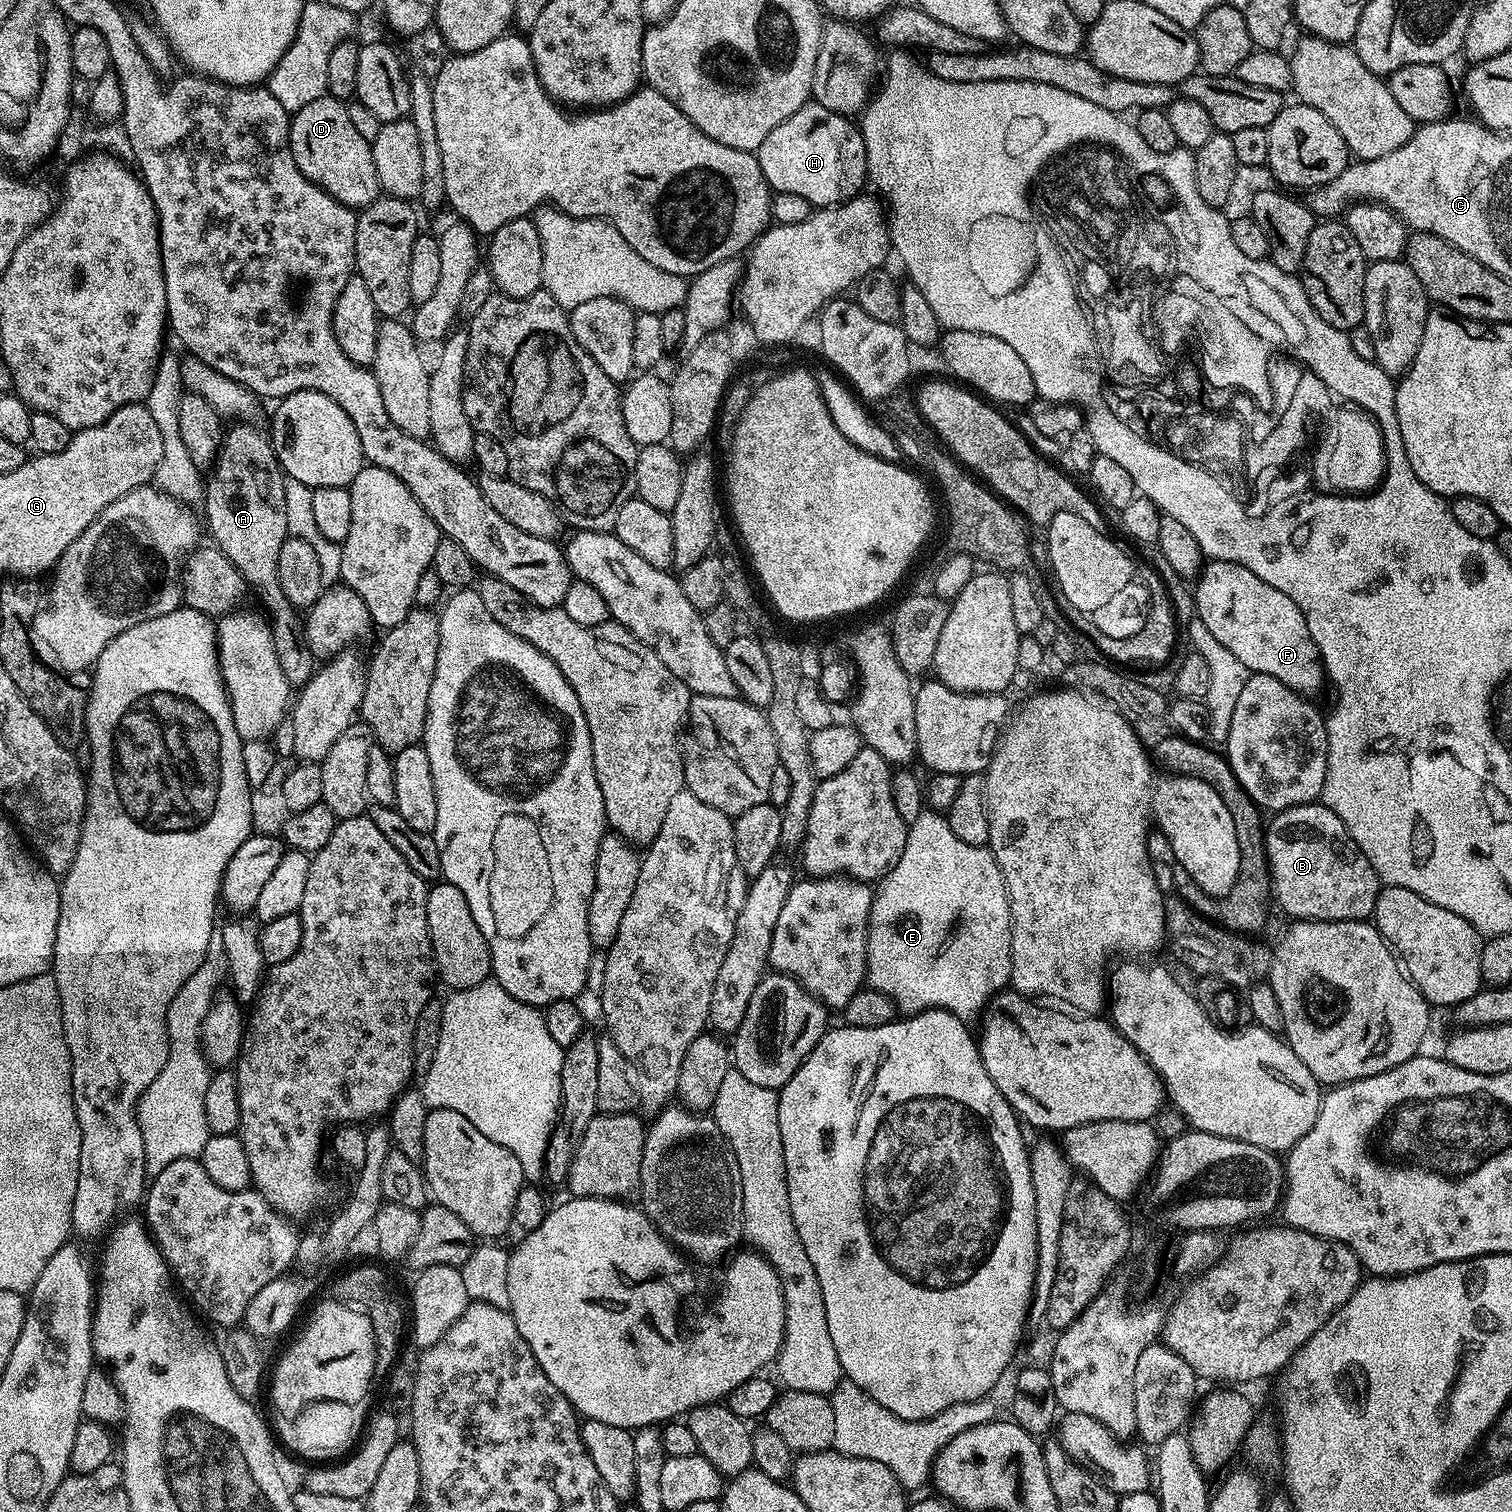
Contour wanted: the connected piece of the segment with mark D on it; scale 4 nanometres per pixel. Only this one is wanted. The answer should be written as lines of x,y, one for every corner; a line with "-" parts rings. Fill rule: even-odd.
325,95
307,103
291,117
288,141
298,170
348,208
363,210
381,195
371,143
350,123
345,101

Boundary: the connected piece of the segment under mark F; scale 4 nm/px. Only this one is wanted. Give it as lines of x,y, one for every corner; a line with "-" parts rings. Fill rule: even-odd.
1208,560
1200,569
1199,576
1194,581
1194,595
1196,597
1196,616
1206,622
1206,630
1230,650
1230,654
1235,654
1242,666
1248,668
1249,673
1258,676
1269,676
1278,678
1290,690
1300,693
1309,698
1315,697
1315,692
1320,692
1326,688
1326,673
1324,664
1320,660
1320,651
1310,638
1310,629
1306,626
1306,618
1302,610
1282,590
1274,590
1270,582
1262,582
1254,570
1246,570
1246,566
1238,566
1238,562
1226,562
1225,560

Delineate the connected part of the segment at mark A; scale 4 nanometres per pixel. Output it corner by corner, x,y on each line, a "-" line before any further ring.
236,422
236,424
227,429
224,434
224,440
220,443
220,452
216,455
216,463
212,465
210,471
206,476
206,483
204,485
204,498
202,501
202,509
204,508
204,516
208,519
208,528
206,524
206,532
213,536
215,547
222,550
222,554
226,554
226,558
230,558
230,562
234,562
234,566
242,574
245,585
249,589
252,588
256,591
256,596
258,599
264,603
264,608
268,613
266,613
267,619
270,621
270,627
272,630
272,638
274,640
274,654
278,654
278,663
282,666
282,674
286,674
289,685
292,686
303,686
308,683
312,673
316,671
318,664
314,659
312,652
308,649
307,644
304,643
302,639
302,620
299,616
297,609
293,608
291,602
286,598
286,594
282,590
280,585
280,579
278,578
278,554
282,554
282,546
287,542
289,538
288,527
286,526
286,490
284,489
284,481
286,479
284,475
283,468
280,467
278,458
276,457
276,452
272,448
272,441
267,435
264,436
259,432
258,429
252,425
252,422

